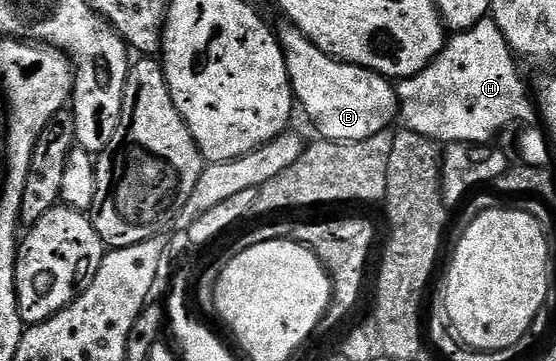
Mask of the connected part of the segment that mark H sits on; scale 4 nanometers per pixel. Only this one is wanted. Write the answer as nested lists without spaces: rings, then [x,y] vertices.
[[[487,16],[472,28],[457,31],[446,45],[420,73],[403,78],[397,83],[398,113],[403,127],[425,138],[433,138],[439,144],[451,142],[489,143],[507,126],[519,125],[514,118],[514,102],[531,102],[523,80],[516,68],[516,58],[504,40],[493,17]]]

